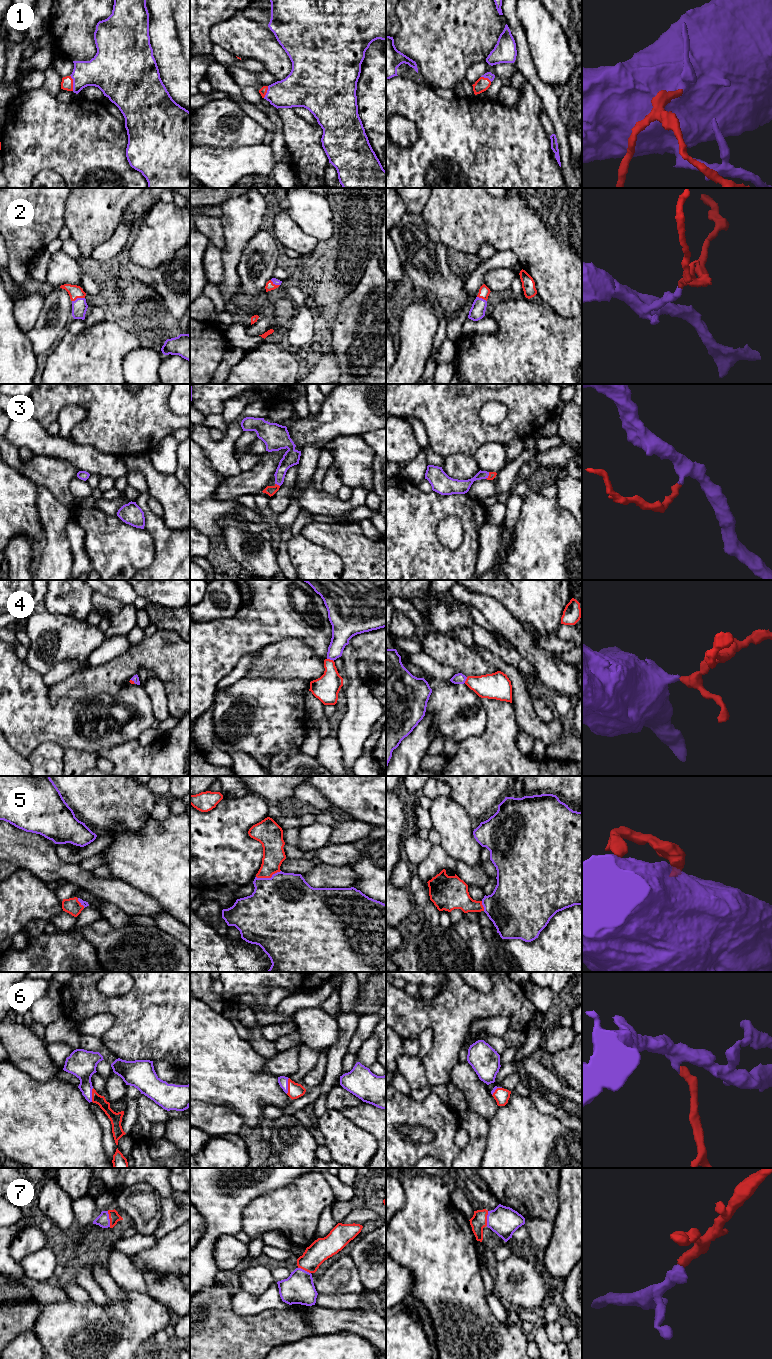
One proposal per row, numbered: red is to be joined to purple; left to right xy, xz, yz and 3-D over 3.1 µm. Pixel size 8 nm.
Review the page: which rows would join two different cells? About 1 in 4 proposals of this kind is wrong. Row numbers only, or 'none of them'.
none of them

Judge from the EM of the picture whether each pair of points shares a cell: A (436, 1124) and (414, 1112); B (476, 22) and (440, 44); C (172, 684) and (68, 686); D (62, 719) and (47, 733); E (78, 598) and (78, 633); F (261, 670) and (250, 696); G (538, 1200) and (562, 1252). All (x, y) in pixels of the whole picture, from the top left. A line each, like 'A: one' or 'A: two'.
A: one
B: one
C: one
D: one
E: two
F: two
G: two

